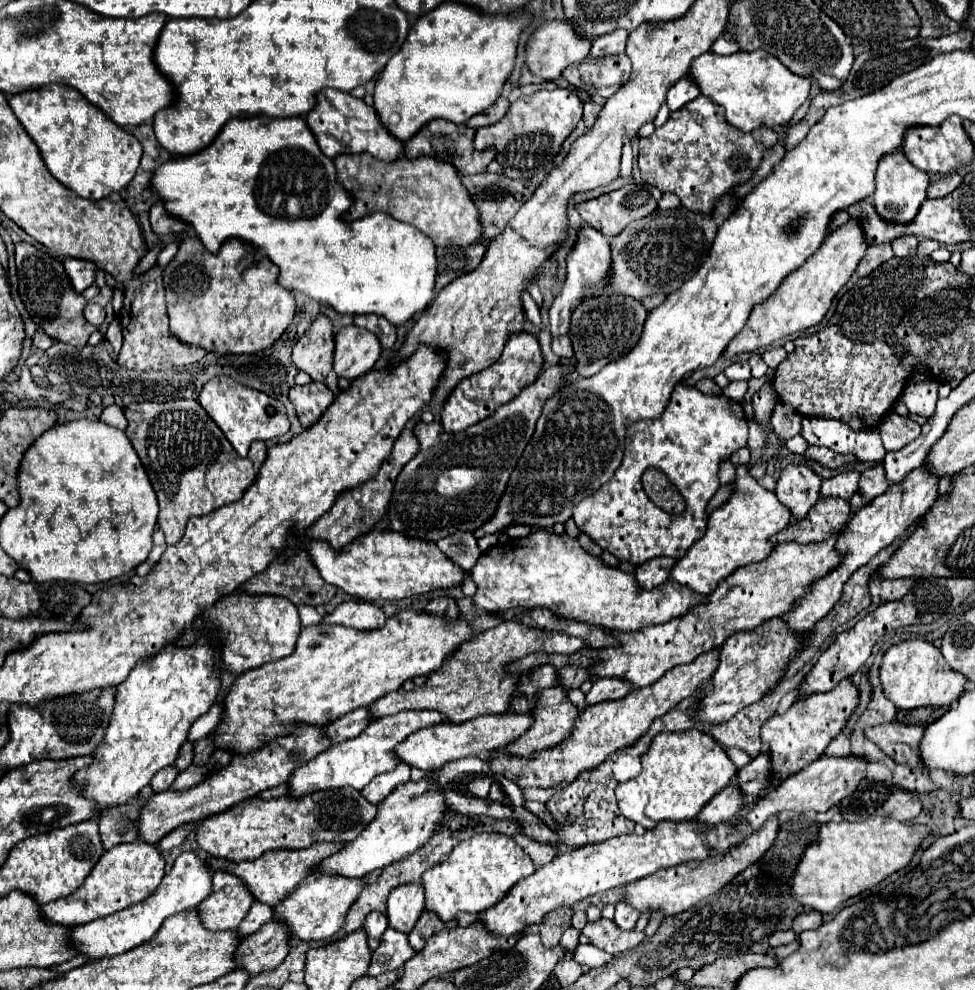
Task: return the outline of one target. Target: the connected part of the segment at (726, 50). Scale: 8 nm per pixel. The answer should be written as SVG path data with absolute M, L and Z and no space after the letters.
M721 34L721 36L715 40L713 48L711 48L711 52L719 54L719 56L729 56L729 54L735 54L737 50L739 50L739 48L737 48L737 44L729 38L729 34Z

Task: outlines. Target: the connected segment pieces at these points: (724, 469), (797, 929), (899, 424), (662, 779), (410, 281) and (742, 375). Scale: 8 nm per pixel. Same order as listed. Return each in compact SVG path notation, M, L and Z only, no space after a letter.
M723 460L721 462L721 466L719 466L719 478L721 478L721 484L731 482L735 478L735 466L731 464L731 460Z
M807 912L803 916L797 916L793 920L793 932L801 934L803 930L817 930L823 924L823 914L817 912Z
M889 412L879 422L879 432L881 432L885 450L895 452L895 450L907 446L909 442L913 442L921 434L921 426L917 422L913 422L911 418L903 418L895 412Z
M687 730L687 732L673 732L673 734L657 734L649 746L649 750L641 756L643 770L639 776L635 776L629 782L623 782L617 786L617 804L625 818L643 824L647 830L655 828L661 820L695 820L695 816L703 810L703 806L719 792L723 790L733 776L737 774L737 766L727 758L725 748L715 742L709 734L701 730Z
M251 116L251 118L233 118L229 120L223 130L219 132L219 136L199 154L193 154L189 158L173 158L167 164L163 164L163 168L159 168L159 172L155 172L155 180L151 180L153 190L159 194L159 198L165 202L165 208L169 210L169 214L183 218L185 222L189 222L195 232L199 234L201 242L205 244L207 250L217 252L221 242L225 238L243 238L245 242L251 242L257 248L257 258L267 256L277 268L279 268L279 282L281 286L285 286L291 292L303 292L315 300L327 302L329 306L333 306L339 314L377 314L383 316L387 320L391 320L391 324L401 326L405 322L409 322L415 314L423 314L435 300L435 278L437 278L437 256L435 256L435 244L423 236L423 232L419 232L415 226L400 222L389 214L376 212L358 219L350 224L341 220L341 214L345 210L349 210L351 206L351 196L347 196L347 192L343 192L343 188L339 188L339 184L335 184L335 168L333 168L333 160L327 158L313 132L309 130L307 122L299 116L289 116L289 118L271 118L271 116Z
M741 360L741 362L731 364L731 366L725 370L725 376L727 376L729 380L749 380L749 378L751 378L751 372L749 372L749 362Z

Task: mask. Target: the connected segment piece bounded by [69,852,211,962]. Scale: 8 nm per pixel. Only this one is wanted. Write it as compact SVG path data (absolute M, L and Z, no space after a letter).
M183 852L175 860L173 870L163 876L163 880L161 880L157 892L153 892L153 896L149 896L143 902L133 904L131 908L125 908L121 912L93 920L91 924L71 928L69 944L77 956L87 956L89 962L97 962L103 958L123 954L123 952L147 942L161 928L165 918L195 908L197 904L201 904L201 900L207 898L207 894L211 894L211 870L193 852Z

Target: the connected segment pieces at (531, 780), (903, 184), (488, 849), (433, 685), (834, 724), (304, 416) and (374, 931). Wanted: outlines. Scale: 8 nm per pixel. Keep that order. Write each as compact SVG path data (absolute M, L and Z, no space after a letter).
M713 648L711 652L701 654L691 664L683 664L679 668L673 668L663 676L663 680L651 684L651 688L643 688L643 692L629 692L621 700L613 702L599 702L593 706L587 706L579 718L575 720L573 732L561 742L555 744L543 752L537 752L529 758L511 758L505 754L495 754L489 760L489 766L493 772L503 774L505 778L511 776L511 780L521 788L551 788L559 782L571 784L579 772L585 768L597 768L611 752L619 748L633 746L639 736L647 732L651 722L663 714L667 714L673 706L677 706L681 700L695 696L695 692L713 676L719 662L719 648Z
M895 152L885 156L883 160L879 160L877 166L877 190L873 194L873 202L875 202L875 210L879 212L879 216L885 222L891 224L909 224L913 222L913 218L917 216L923 200L927 198L925 192L929 188L929 176L927 172L917 170L903 152Z
M495 832L475 834L455 846L445 862L439 862L437 866L423 872L425 908L441 916L445 922L453 920L459 912L481 914L503 900L517 880L527 878L533 872L533 860L511 836Z
M501 622L499 626L463 642L451 656L443 660L439 670L427 676L423 686L409 692L395 690L375 700L369 706L369 716L377 720L401 710L437 710L445 714L449 722L459 724L485 714L503 714L509 708L511 692L515 690L515 684L519 680L519 676L515 676L515 680L507 680L507 676L503 676L503 664L507 664L507 660L519 660L533 652L569 656L579 648L583 648L583 642L567 638L567 634L539 632L535 628L523 628L523 624Z
M845 678L833 690L801 698L785 714L773 714L763 724L761 738L763 742L769 744L769 752L773 756L775 780L781 782L793 772L821 758L827 744L843 730L845 722L853 716L857 704L859 704L859 688L853 684L853 678Z
M309 382L305 386L293 386L289 390L289 400L297 410L301 426L311 428L333 404L335 392L331 392L323 382Z
M371 912L371 916L367 916L363 928L365 928L367 934L369 934L369 948L371 948L371 950L375 950L375 948L379 946L381 936L383 936L383 932L387 930L387 926L389 926L389 920L387 920L385 914L381 914L381 912Z

